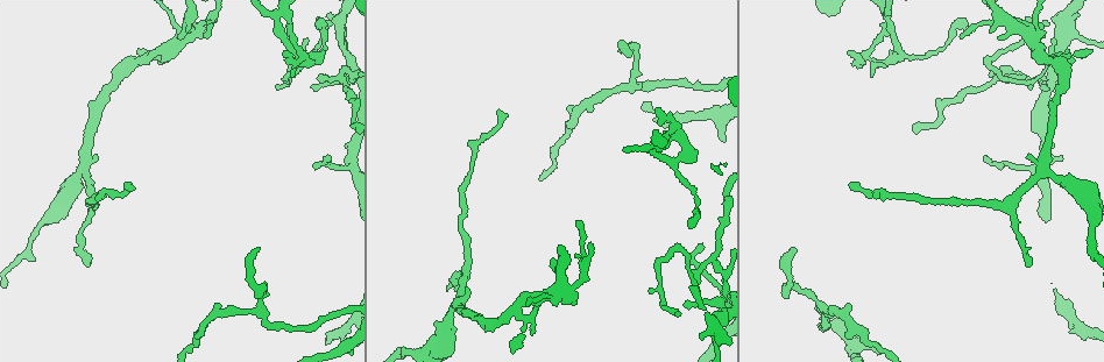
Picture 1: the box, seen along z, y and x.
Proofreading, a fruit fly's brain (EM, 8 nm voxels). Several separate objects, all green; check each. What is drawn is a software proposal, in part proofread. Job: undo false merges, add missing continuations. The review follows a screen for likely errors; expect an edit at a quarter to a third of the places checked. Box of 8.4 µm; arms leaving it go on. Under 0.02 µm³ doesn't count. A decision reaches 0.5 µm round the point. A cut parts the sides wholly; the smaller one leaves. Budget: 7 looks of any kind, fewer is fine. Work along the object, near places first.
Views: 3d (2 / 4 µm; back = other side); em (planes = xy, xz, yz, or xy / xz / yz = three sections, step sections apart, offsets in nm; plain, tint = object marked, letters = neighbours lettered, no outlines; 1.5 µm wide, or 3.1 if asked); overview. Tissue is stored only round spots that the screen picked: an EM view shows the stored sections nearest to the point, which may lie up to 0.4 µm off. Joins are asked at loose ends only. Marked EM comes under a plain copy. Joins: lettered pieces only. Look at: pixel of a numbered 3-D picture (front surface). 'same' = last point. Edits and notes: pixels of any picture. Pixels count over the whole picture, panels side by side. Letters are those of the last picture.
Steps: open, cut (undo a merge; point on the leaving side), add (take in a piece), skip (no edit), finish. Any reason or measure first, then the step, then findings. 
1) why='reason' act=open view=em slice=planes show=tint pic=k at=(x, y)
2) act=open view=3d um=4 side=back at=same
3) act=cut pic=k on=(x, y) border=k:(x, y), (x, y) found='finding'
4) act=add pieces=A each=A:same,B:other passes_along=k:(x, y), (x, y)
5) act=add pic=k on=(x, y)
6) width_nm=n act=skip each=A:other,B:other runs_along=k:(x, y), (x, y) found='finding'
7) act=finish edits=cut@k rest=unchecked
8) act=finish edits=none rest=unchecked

why='abrupt turn' act=open view=3d um=4 pic=1 at=(257, 289)

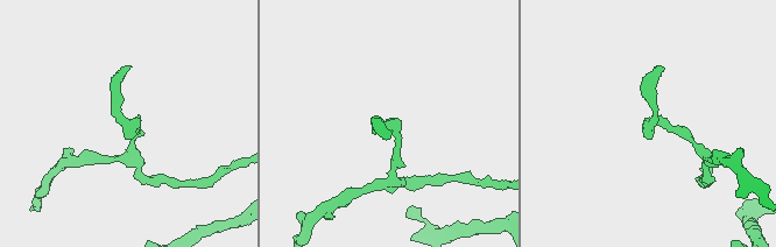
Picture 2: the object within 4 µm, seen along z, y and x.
act=open view=em slice=xz step=8 show=tint pic=2 at=(654, 122)

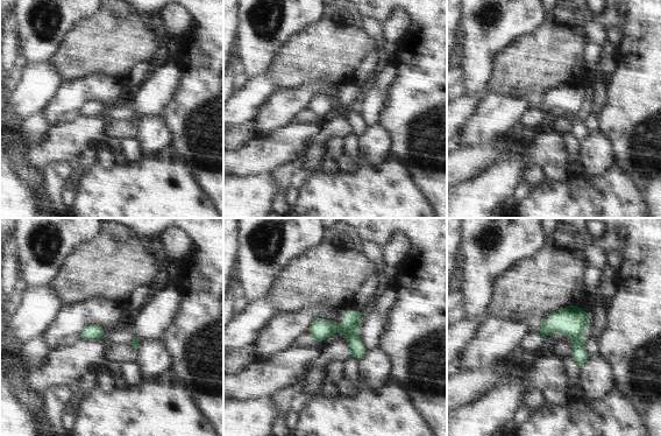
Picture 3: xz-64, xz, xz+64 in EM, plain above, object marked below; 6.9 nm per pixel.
act=open view=em slice=planes show=letters at=same

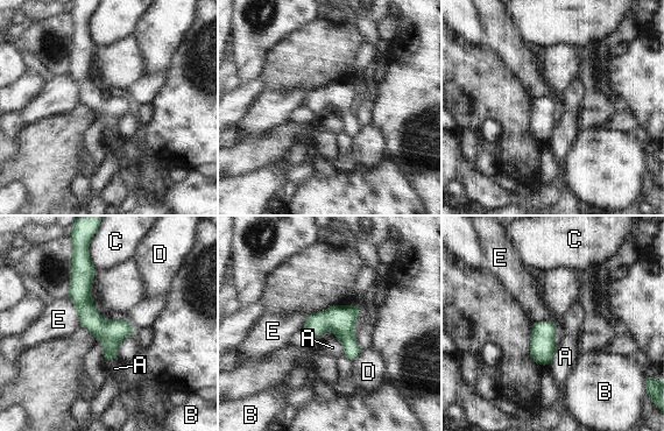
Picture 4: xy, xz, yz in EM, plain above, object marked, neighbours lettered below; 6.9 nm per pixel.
width_nm=170 act=skip each=A:other,B:other,C:other,D:other,E:other border=4:(68, 296), (75, 306), (79, 325) found='continuous, no second cell'

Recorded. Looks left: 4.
why='end of a long branch' act=open view=3d um=4 pic=1 at=(496, 111)

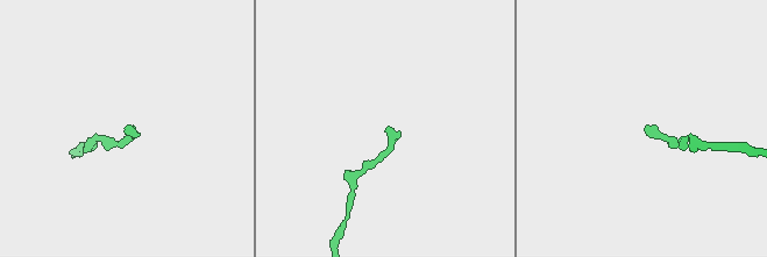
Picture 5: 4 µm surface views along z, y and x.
act=open view=em slice=planes show=tint pic=5 at=(125, 127)

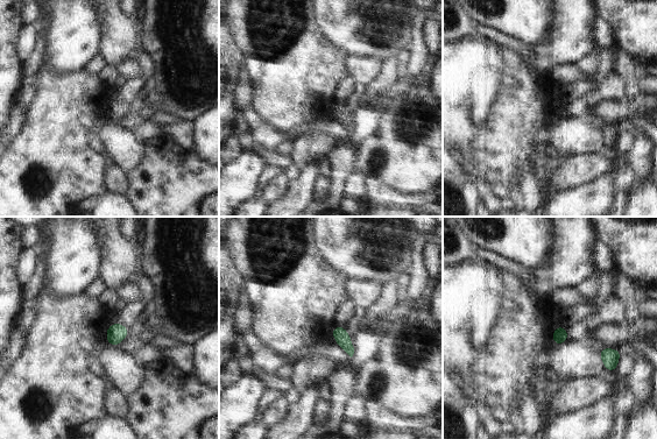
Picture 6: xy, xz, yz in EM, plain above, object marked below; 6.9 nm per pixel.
why='see the neighbours' act=open view=em slice=planes show=letters at=same

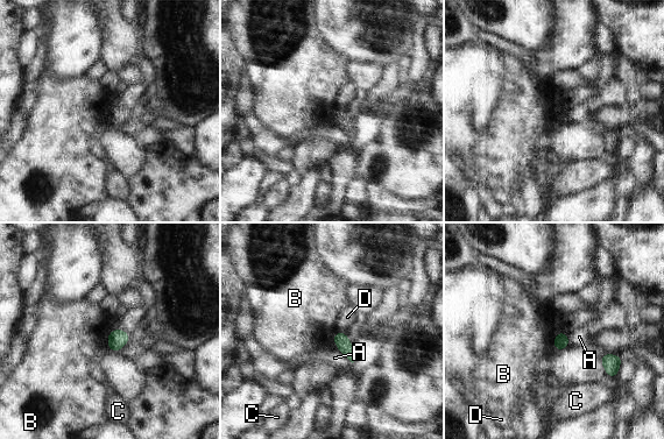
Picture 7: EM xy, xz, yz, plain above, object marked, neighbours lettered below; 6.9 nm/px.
act=skip each=A:other,B:other,C:other,D:other border=7:(558, 331), (553, 344) found='no lettered piece goes on from it'

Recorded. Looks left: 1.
act=finish edits=none rest=unchecked

